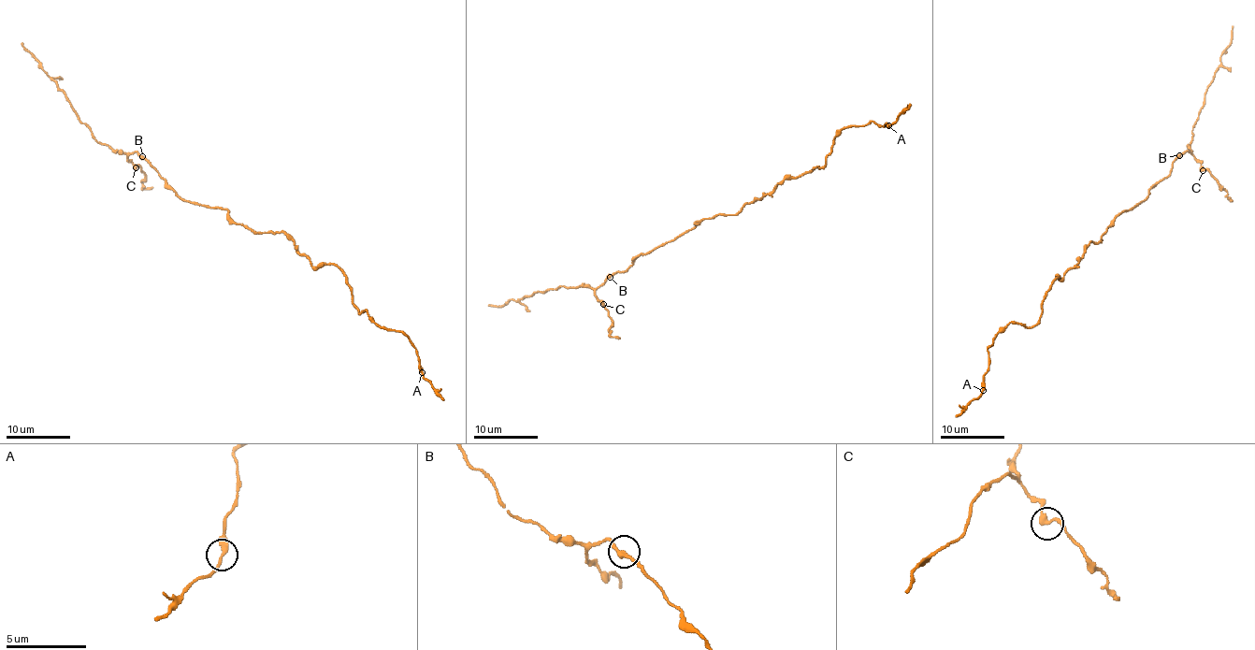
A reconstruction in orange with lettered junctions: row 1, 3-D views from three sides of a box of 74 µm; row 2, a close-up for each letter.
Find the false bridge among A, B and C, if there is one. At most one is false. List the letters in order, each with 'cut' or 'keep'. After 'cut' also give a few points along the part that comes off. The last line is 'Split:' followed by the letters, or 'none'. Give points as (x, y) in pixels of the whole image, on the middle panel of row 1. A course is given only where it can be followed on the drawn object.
A: keep
B: keep
C: cut; course (603, 304), (613, 321), (610, 334), (619, 339)
Split: C

